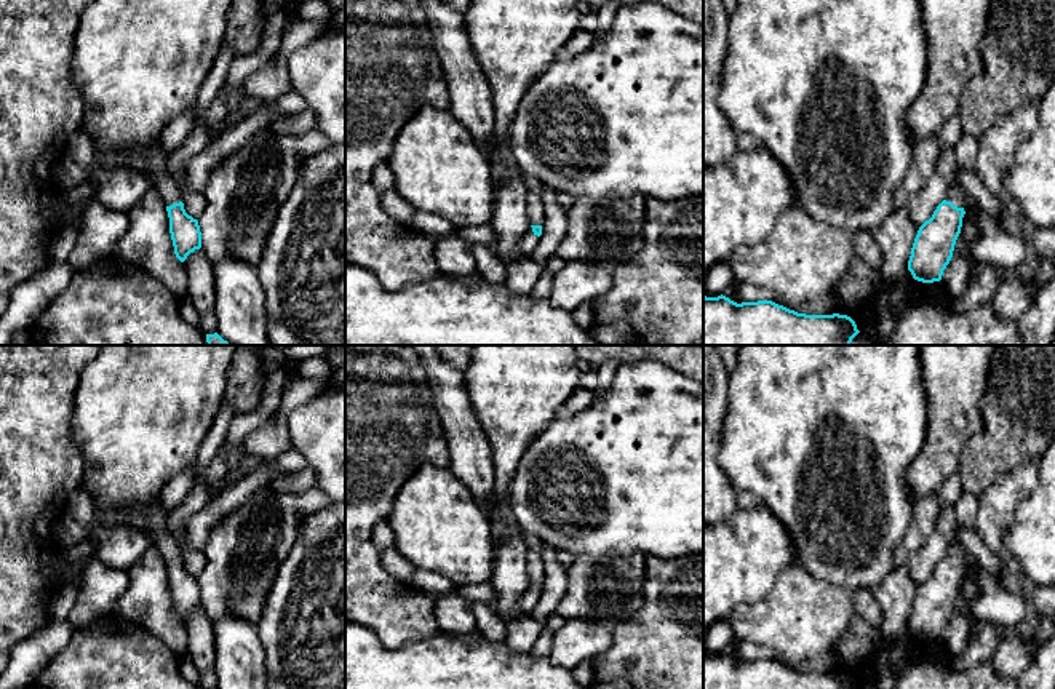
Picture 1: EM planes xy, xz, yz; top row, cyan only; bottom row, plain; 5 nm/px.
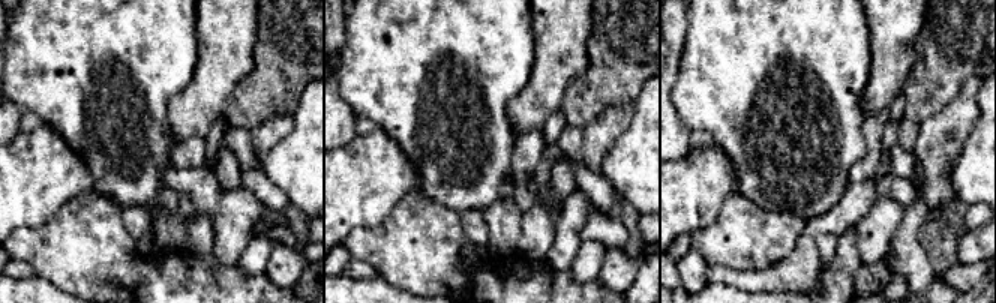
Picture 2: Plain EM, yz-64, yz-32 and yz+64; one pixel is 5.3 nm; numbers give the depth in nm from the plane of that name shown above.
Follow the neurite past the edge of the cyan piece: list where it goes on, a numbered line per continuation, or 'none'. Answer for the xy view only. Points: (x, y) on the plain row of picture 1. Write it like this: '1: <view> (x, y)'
1: xy (152, 520)

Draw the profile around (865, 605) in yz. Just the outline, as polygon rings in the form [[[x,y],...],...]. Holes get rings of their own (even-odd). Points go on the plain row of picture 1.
[[[860,588],[852,593],[855,614],[863,617],[871,627],[879,630],[884,615],[879,601],[873,596],[873,590]]]

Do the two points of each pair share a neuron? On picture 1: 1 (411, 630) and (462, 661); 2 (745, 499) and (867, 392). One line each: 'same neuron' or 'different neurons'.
1: different neurons
2: different neurons

